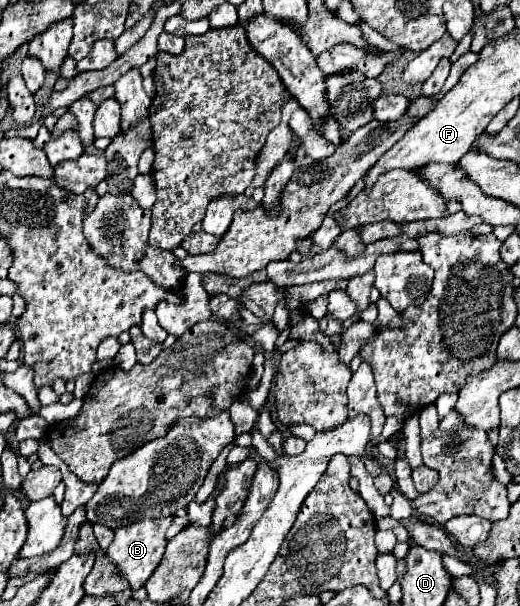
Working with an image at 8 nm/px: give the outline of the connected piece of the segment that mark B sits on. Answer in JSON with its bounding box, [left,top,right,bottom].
[106,516,174,590]

